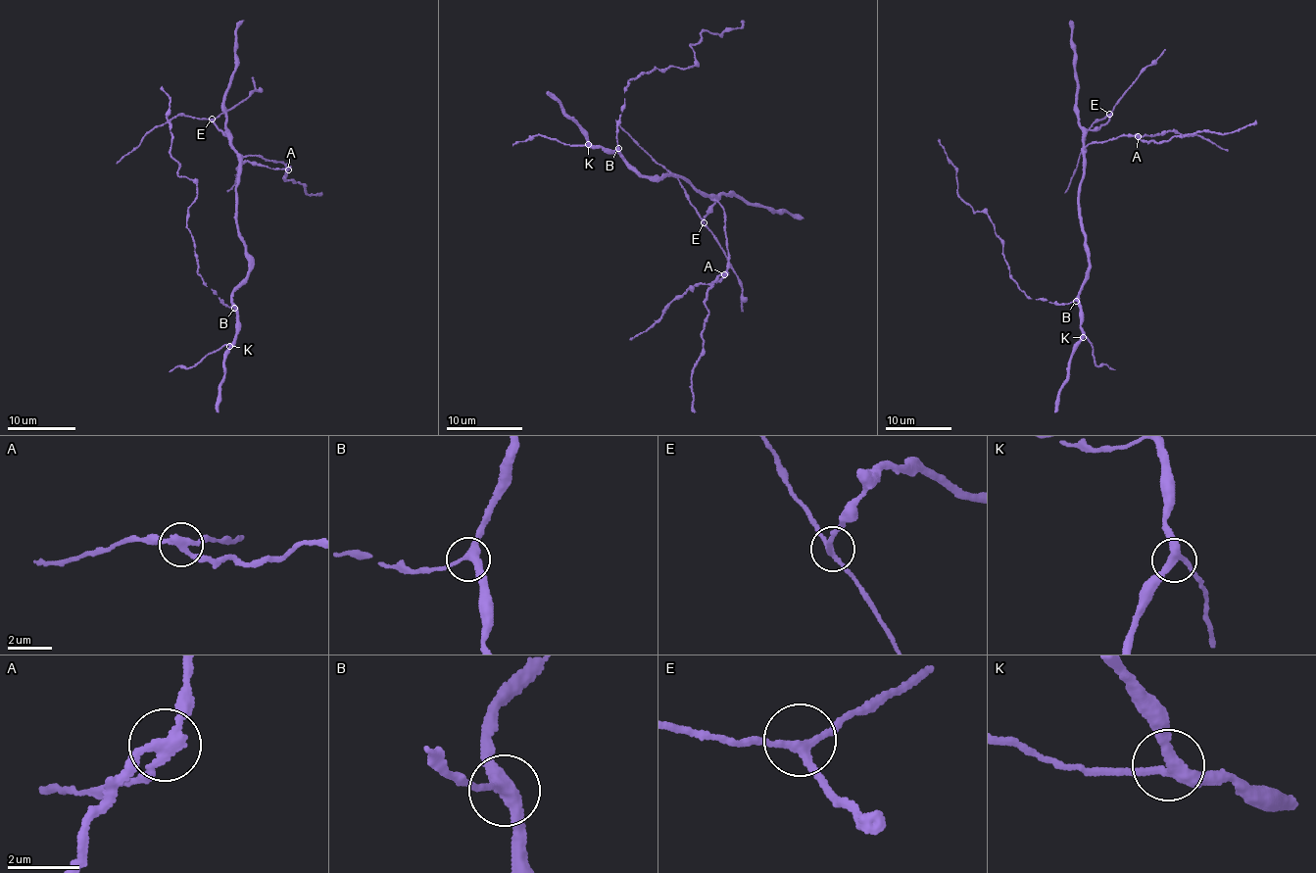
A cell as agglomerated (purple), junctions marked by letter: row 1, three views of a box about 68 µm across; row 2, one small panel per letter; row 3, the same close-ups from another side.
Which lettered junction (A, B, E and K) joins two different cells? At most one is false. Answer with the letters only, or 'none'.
A

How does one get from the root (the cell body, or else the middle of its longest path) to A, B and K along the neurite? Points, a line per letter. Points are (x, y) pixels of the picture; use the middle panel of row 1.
A: (643, 174), (662, 180), (663, 175), (678, 176), (721, 206), (727, 239), (724, 273)
B: (643, 174), (628, 165), (618, 148)
K: (643, 174), (628, 165), (618, 150), (610, 151), (588, 144)

